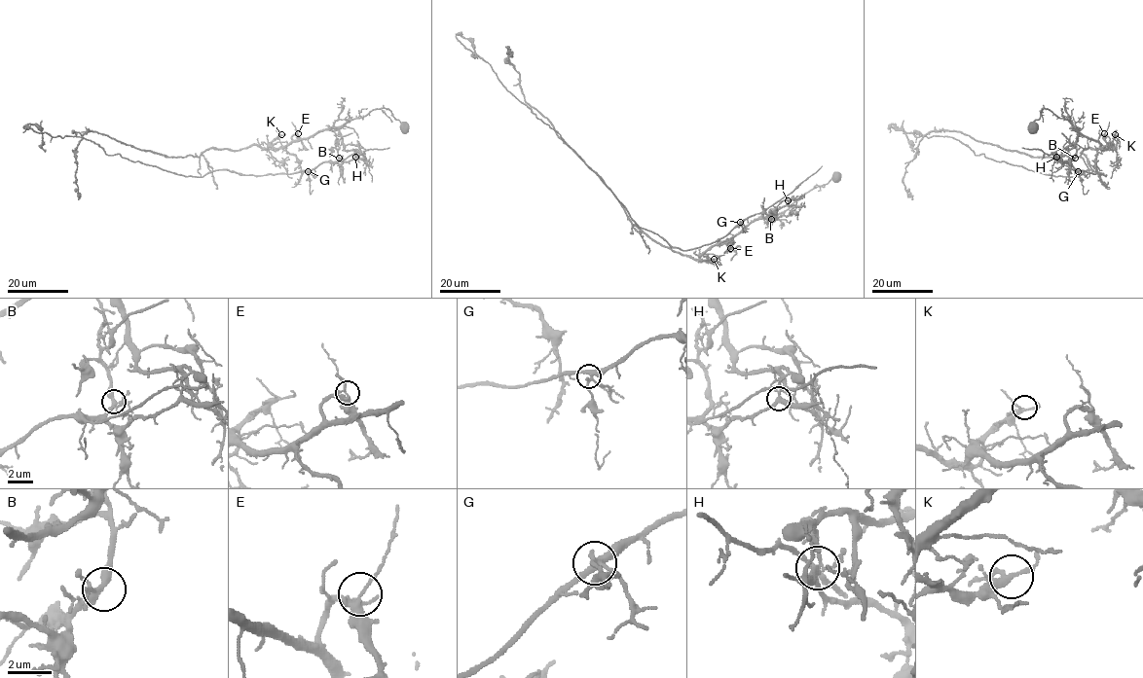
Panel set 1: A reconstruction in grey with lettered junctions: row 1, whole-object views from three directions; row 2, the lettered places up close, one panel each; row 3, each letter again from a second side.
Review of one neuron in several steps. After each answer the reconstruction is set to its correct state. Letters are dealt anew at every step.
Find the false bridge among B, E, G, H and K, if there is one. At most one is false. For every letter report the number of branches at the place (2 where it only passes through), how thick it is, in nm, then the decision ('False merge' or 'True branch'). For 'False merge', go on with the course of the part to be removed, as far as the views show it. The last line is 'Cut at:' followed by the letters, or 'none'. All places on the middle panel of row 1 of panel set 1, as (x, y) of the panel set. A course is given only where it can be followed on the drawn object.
B: Branches: 4. Thickness 300 nm. True branch
E: Branches: 4. Thickness 320 nm. True branch
G: Branches: 4. Thickness 300 nm. True branch
H: Branches: 4. Thickness 240 nm. False merge. Course of the part to remove: (788, 200), (708, 244), (672, 247), (642, 229), (458, 34), (477, 58)
K: Branches: 4. Thickness 260 nm. True branch
Cut at: H

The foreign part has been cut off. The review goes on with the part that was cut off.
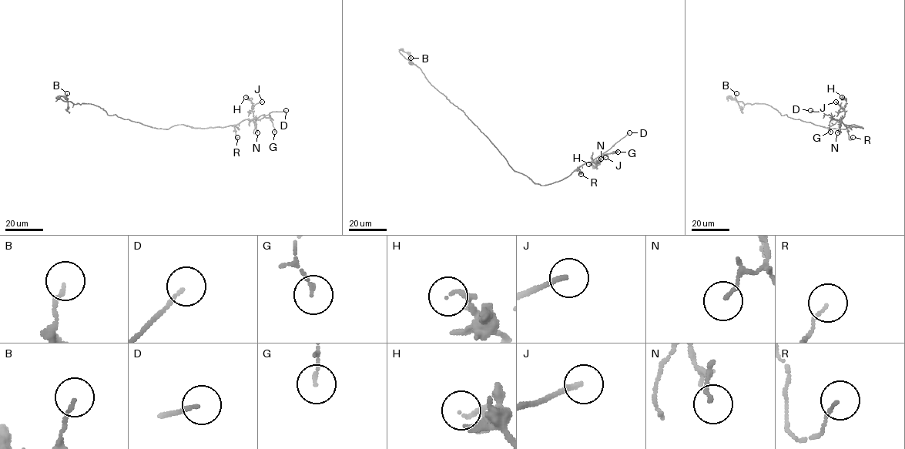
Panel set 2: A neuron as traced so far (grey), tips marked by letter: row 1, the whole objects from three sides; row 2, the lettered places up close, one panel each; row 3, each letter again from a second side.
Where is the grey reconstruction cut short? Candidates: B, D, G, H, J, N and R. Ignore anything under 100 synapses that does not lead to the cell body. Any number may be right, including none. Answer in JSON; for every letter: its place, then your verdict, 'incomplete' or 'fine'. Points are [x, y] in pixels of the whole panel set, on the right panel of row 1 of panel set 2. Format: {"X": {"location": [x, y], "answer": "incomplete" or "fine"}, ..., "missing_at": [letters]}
{"B": {"location": [736, 93], "answer": "fine"}, "D": {"location": [810, 110], "answer": "incomplete"}, "G": {"location": [830, 132], "answer": "fine"}, "H": {"location": [842, 97], "answer": "fine"}, "J": {"location": [836, 102], "answer": "fine"}, "N": {"location": [837, 132], "answer": "fine"}, "R": {"location": [853, 137], "answer": "fine"}, "missing_at": ["D"]}

